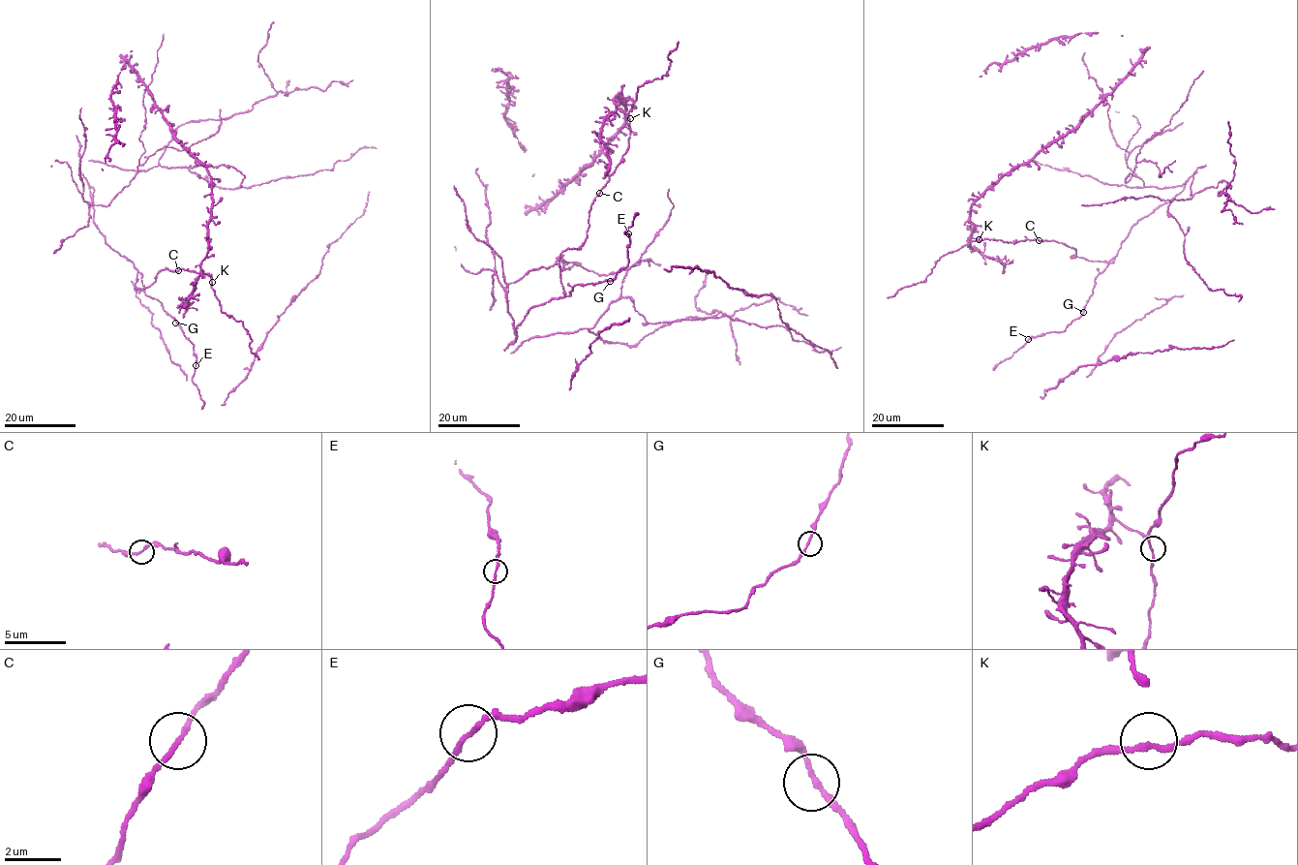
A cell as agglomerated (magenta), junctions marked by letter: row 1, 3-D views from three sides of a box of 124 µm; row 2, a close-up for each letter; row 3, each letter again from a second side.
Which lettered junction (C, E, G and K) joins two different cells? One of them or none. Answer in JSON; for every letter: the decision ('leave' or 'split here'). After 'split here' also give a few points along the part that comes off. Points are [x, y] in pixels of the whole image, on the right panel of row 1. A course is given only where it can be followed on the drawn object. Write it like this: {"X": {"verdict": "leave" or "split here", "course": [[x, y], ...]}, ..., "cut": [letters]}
{"C": {"verdict": "leave"}, "E": {"verdict": "leave"}, "G": {"verdict": "leave"}, "K": {"verdict": "leave"}, "cut": []}

